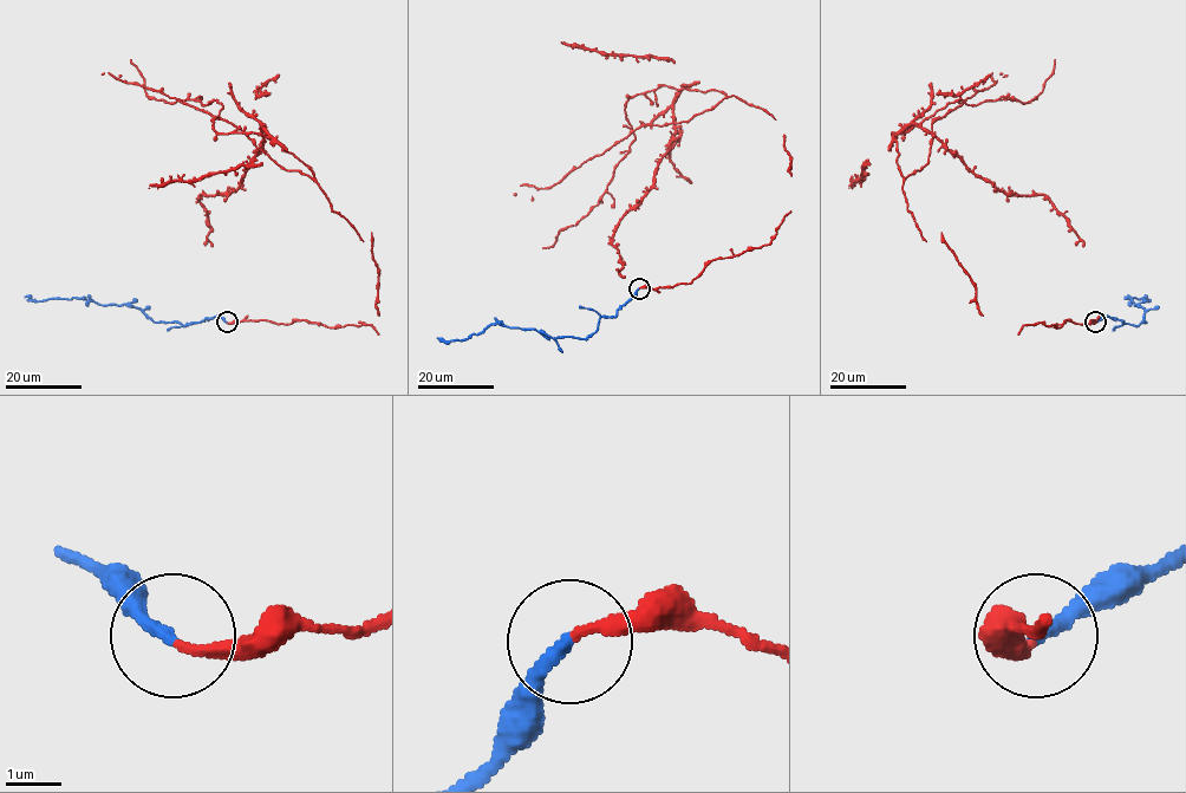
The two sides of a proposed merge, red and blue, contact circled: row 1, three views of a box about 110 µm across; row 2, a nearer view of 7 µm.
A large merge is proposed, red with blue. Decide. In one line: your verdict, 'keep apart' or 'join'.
join

